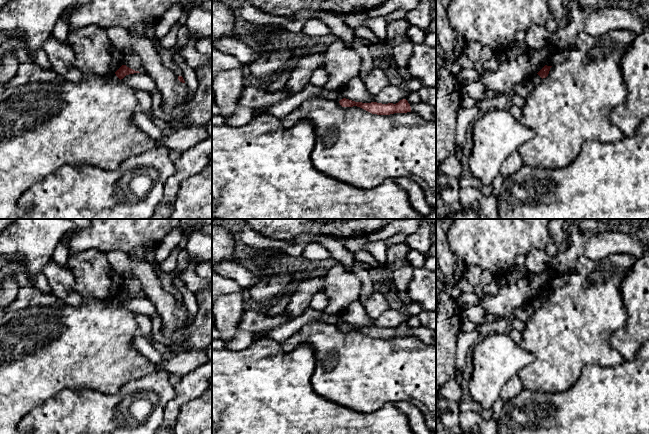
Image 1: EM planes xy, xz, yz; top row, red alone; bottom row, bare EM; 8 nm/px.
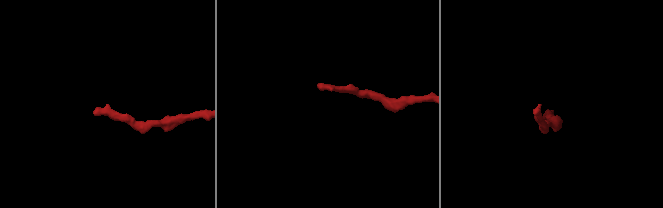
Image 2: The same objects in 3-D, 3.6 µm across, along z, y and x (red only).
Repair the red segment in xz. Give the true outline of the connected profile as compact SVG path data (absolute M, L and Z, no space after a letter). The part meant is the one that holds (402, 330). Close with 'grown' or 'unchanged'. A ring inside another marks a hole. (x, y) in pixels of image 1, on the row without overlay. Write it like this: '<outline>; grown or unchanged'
M343 322L339 325L339 327L342 331L357 330L372 338L377 338L377 339L390 339L394 337L411 336L410 328L406 323L402 323L396 328L393 328L393 327L382 328L377 326L371 326L371 327L355 326L355 325Z; unchanged

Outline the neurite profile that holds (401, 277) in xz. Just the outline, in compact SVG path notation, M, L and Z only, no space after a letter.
M411 266L401 267L393 272L392 286L395 292L403 295L407 286L413 278L413 268Z

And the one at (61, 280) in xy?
M50 260L44 267L43 272L51 287L51 292L58 298L65 298L70 291L74 290L75 278L73 274Z

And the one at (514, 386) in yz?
M516 374L514 375L503 387L501 392L501 398L503 403L512 401L517 397L518 394L523 390L523 384L520 377Z

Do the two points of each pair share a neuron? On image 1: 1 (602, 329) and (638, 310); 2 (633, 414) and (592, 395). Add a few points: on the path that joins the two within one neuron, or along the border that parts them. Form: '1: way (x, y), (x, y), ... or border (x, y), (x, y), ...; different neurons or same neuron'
1: border (621, 293), (627, 323), (612, 334); different neurons
2: way (623, 414), (611, 414), (602, 405); same neuron

